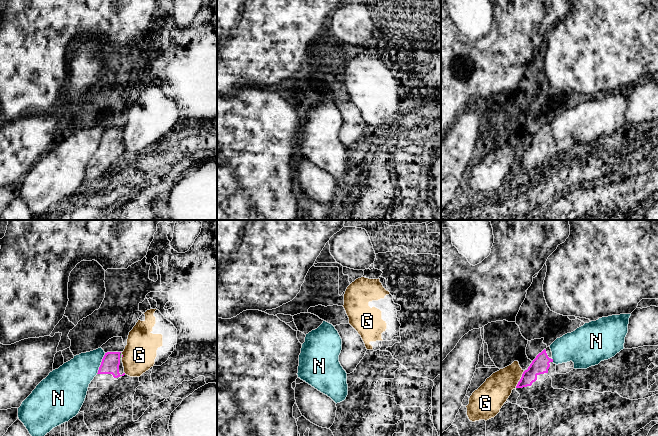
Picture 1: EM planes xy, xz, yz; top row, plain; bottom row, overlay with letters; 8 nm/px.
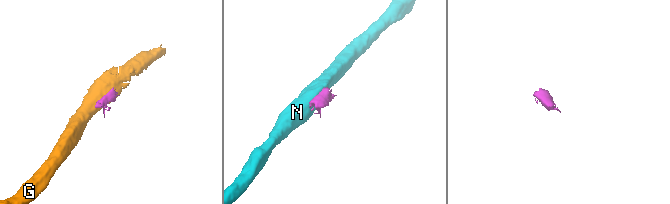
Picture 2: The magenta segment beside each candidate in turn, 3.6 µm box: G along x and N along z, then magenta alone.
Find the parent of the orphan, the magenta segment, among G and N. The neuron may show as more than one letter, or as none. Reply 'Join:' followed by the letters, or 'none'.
Join: none

